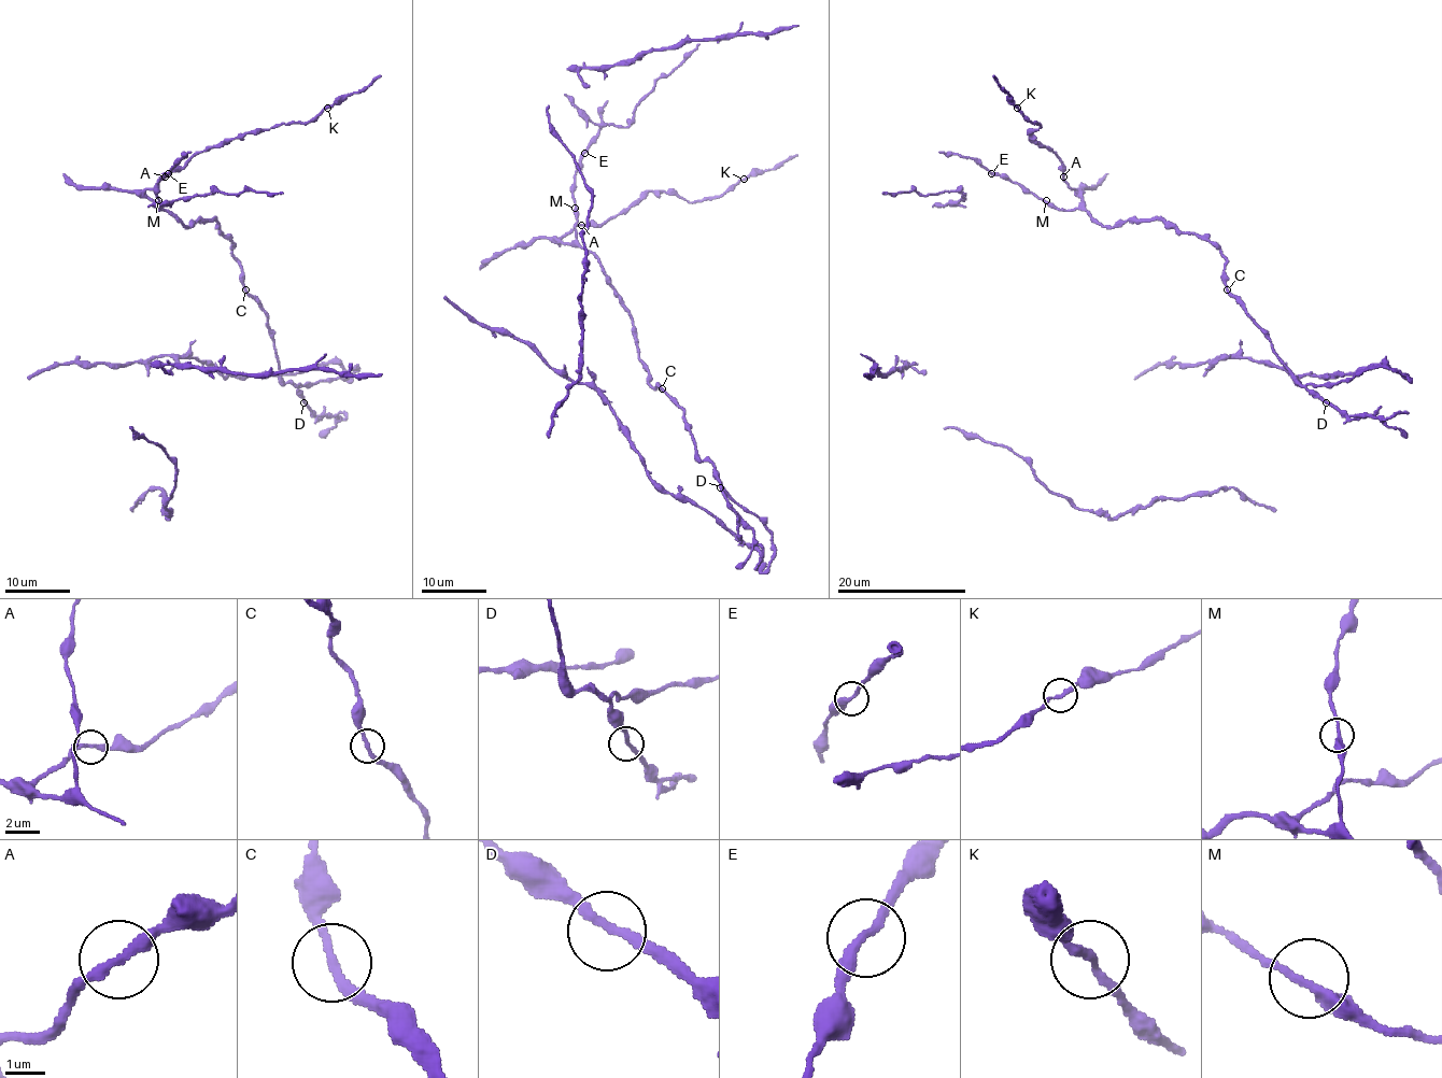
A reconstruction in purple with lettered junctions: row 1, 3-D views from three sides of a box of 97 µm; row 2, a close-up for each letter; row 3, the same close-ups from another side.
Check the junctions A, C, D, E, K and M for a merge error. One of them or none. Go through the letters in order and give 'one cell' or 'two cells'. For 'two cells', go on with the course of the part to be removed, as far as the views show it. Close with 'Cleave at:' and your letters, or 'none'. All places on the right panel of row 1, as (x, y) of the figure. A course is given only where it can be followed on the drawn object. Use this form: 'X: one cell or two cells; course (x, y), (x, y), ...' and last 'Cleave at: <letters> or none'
A: one cell
C: one cell
D: one cell
E: one cell
K: one cell
M: one cell
Cleave at: none

